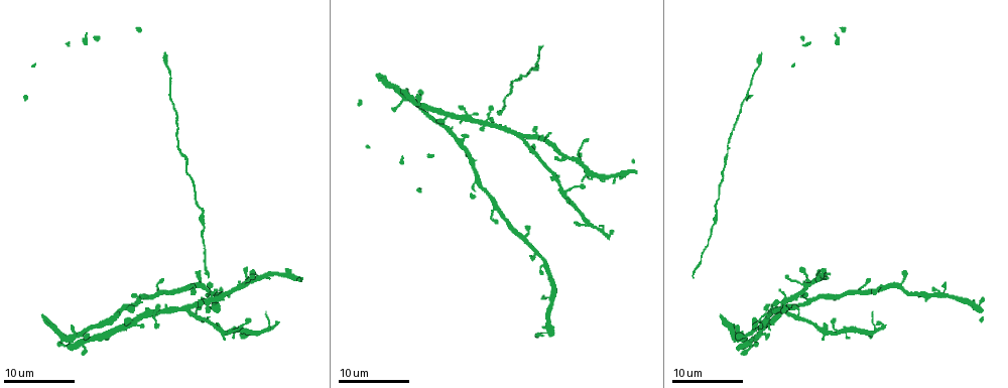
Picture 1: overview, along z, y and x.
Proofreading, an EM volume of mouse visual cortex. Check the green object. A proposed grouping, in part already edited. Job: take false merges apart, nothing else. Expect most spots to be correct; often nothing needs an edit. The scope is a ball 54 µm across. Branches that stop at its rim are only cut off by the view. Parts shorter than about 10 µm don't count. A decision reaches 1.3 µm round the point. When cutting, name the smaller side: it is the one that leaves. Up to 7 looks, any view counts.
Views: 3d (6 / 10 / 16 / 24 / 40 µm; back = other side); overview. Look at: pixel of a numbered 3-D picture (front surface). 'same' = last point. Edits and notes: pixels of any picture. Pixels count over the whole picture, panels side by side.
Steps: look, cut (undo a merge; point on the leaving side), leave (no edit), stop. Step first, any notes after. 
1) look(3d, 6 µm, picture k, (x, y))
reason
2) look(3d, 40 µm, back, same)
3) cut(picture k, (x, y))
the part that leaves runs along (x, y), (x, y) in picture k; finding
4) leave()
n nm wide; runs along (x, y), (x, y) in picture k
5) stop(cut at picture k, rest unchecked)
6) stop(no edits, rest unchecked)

look(3d, 16 µm, picture 1, (523, 139))

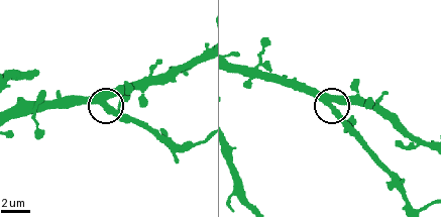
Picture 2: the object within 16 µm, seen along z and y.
leave()
side arm 21 µm; one cell here

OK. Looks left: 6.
look(3d, 10 µm, picture 1, (716, 208))
sudden change in width

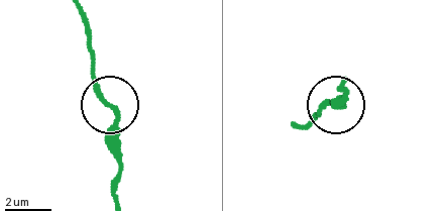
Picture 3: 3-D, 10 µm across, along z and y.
leave()
continuous, no second cell

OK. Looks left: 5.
look(3d, 10 µm, picture 1, (549, 171))
sudden change in width

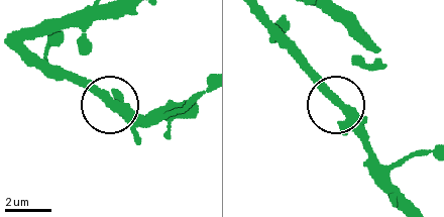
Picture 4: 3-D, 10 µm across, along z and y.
leave()
340 nm wide; runs along (261, 10), (275, 39), (371, 147) in picture 4; all the same cell

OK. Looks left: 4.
stop(no edits, rest unchecked)

